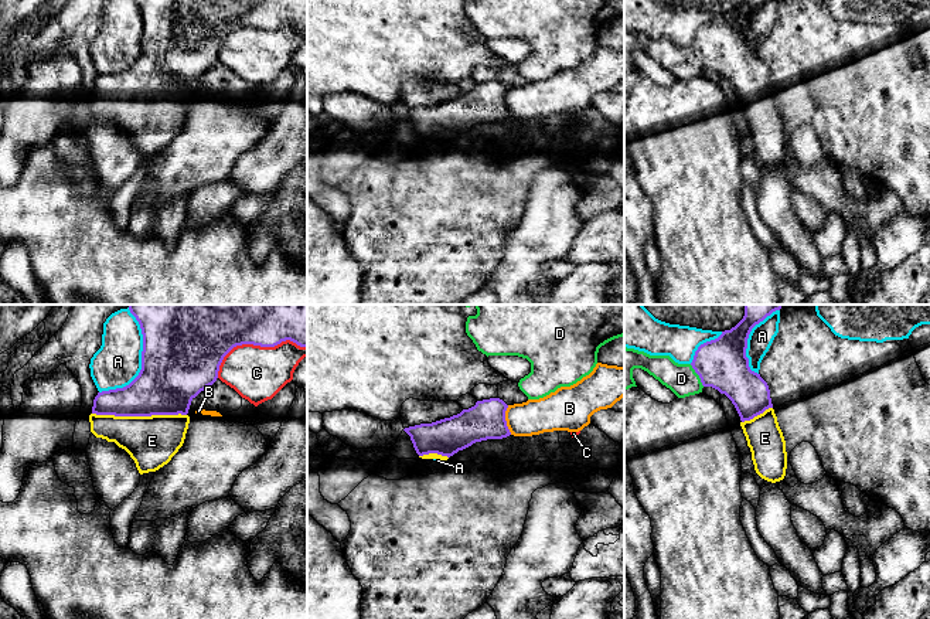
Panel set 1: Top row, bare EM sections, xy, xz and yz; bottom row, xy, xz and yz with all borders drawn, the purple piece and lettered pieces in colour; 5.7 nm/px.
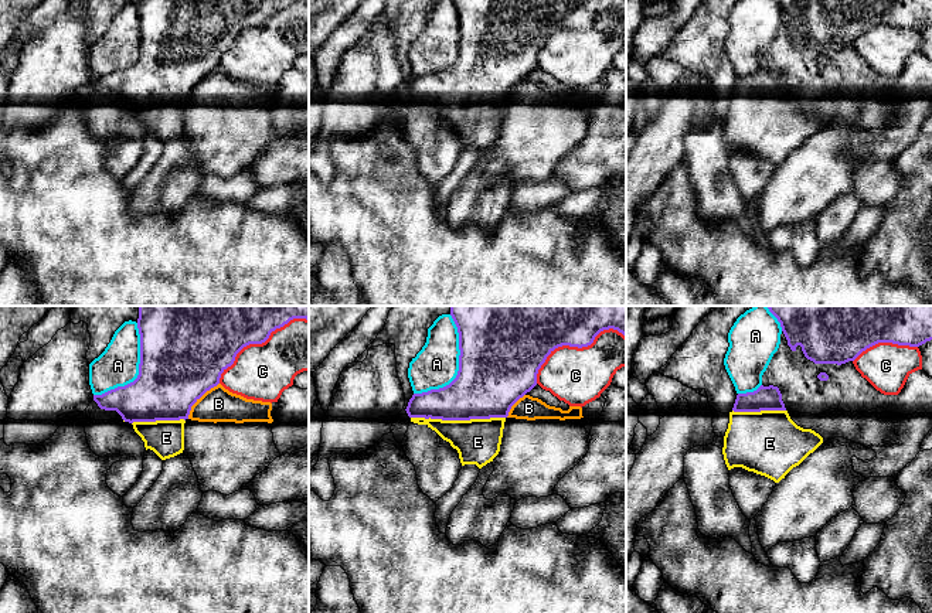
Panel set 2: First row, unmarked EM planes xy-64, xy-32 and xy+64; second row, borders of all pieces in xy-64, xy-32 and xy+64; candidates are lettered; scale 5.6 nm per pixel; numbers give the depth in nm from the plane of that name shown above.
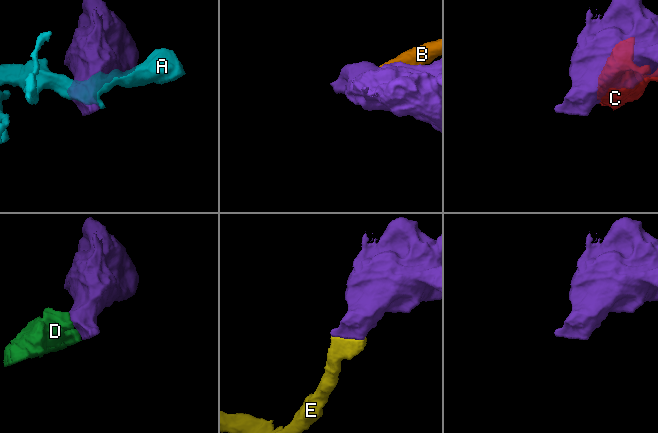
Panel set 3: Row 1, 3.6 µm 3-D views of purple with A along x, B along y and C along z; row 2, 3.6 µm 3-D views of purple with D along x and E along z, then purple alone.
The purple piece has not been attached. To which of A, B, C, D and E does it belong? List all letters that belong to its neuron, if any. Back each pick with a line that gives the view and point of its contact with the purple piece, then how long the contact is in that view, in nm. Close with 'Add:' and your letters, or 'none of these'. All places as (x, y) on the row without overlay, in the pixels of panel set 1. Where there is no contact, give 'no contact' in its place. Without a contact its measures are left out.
E: xy (139, 98) | 550 nm
Add: E

